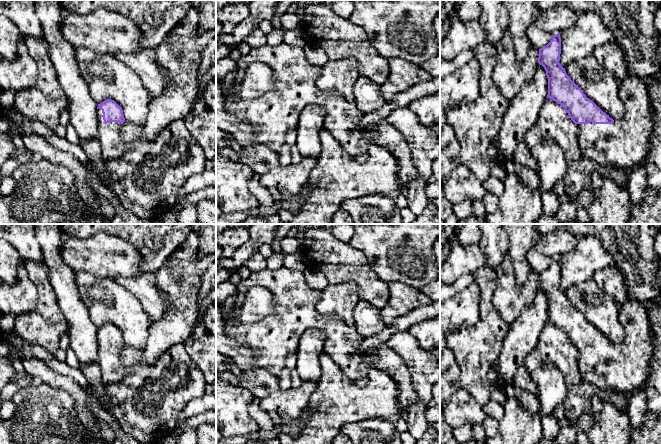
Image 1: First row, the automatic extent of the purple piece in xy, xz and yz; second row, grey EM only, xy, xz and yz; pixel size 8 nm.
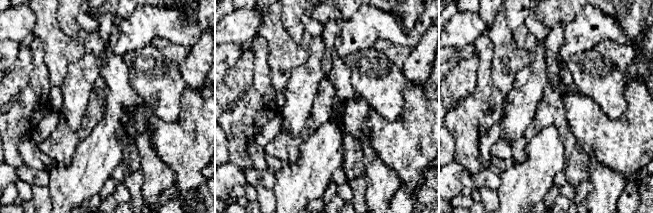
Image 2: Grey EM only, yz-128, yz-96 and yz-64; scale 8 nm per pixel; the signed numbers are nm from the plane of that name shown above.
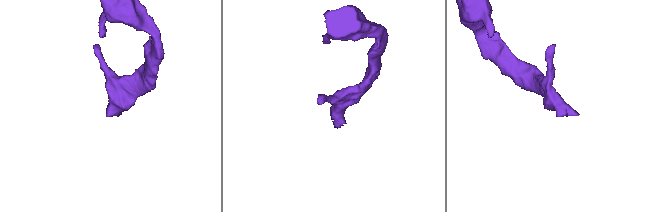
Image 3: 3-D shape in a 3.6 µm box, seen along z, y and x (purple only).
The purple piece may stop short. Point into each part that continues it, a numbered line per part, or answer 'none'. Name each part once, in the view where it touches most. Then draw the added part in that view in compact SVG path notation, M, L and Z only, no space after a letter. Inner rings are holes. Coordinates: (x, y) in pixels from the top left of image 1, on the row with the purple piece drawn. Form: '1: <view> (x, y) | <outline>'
1: yz (625, 144) | M628 73L619 87L625 113L612 124L577 124L580 129L579 146L585 157L601 166L610 166L631 172L642 163L646 163L650 150L650 135L653 130L652 105L646 83L636 75Z

